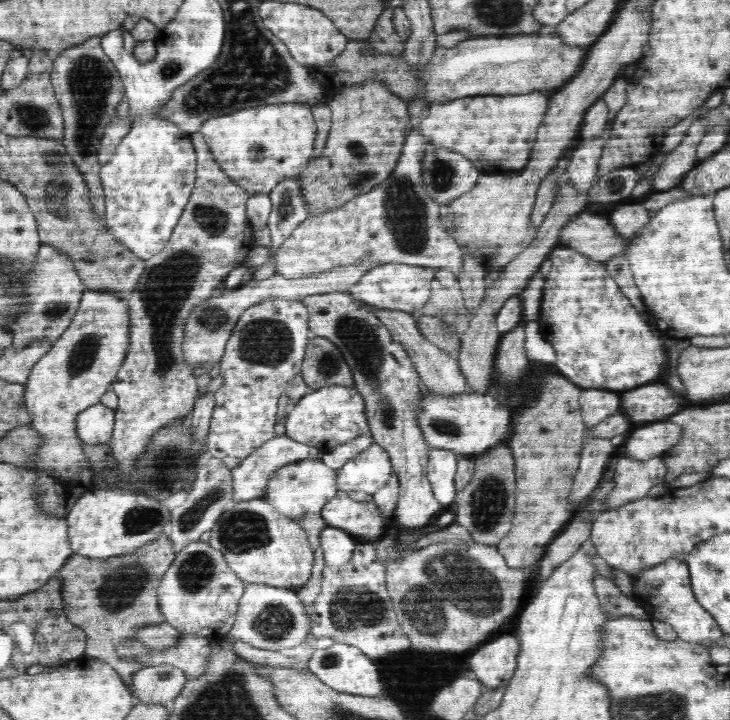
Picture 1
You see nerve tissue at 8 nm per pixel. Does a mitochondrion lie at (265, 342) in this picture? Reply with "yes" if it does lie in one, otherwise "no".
yes

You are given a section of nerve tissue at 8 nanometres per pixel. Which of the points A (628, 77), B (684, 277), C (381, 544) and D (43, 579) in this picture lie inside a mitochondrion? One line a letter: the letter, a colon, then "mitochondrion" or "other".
A: other
B: other
C: other
D: other

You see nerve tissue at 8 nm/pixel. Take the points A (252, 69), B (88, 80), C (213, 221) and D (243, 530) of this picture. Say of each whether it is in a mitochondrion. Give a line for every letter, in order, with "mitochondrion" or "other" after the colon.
A: mitochondrion
B: mitochondrion
C: mitochondrion
D: mitochondrion

